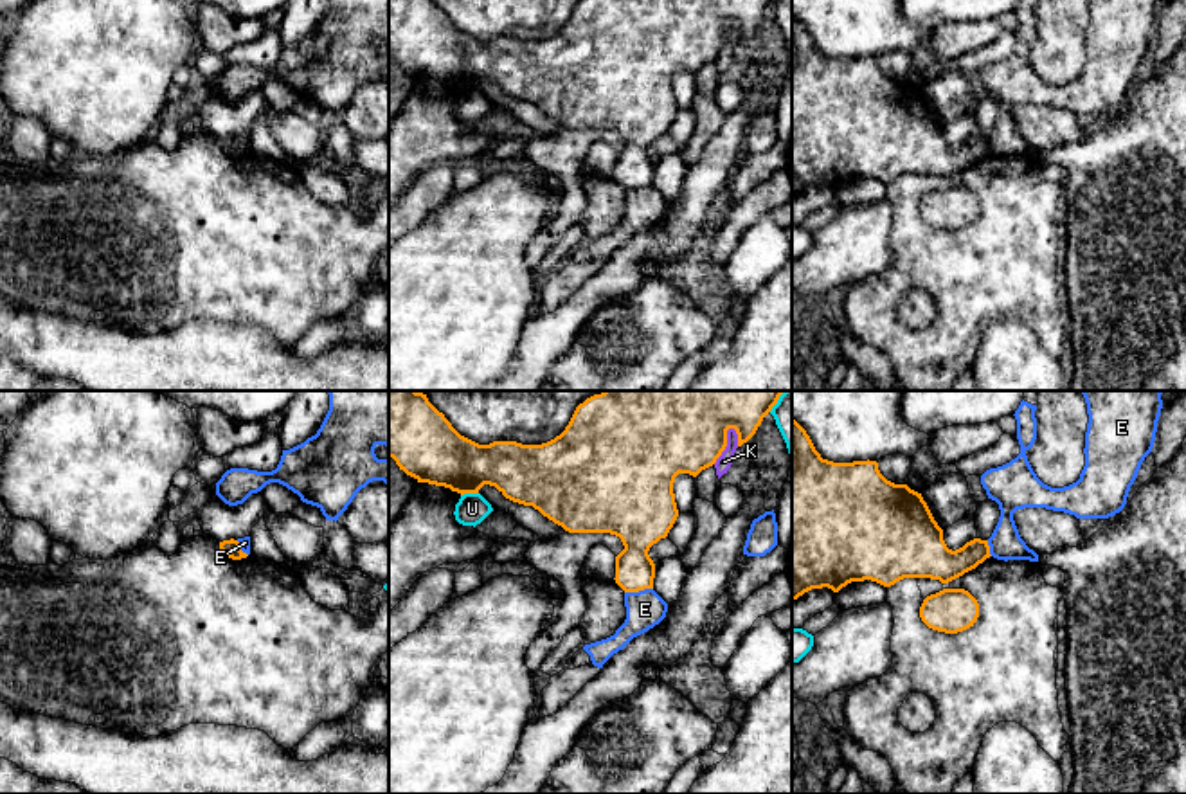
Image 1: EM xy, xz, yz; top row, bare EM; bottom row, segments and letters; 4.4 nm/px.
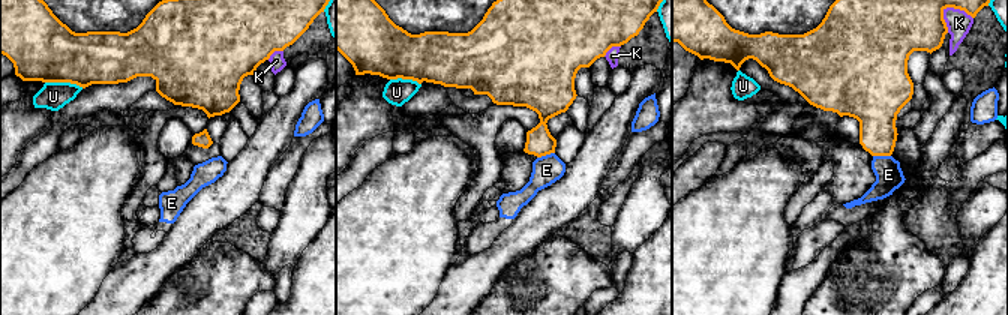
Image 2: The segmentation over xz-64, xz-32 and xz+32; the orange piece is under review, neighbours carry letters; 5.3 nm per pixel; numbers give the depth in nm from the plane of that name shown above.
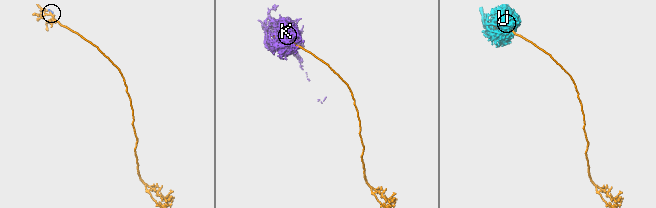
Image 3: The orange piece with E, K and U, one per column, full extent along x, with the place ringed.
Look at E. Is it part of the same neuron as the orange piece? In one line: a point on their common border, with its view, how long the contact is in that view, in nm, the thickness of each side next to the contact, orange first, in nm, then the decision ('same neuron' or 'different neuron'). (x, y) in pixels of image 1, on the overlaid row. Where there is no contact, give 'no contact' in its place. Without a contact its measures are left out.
xz (637, 591) | 130 nm | 180/170 nm | different neuron

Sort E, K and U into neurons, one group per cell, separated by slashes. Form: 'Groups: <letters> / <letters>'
Groups: E / K / U

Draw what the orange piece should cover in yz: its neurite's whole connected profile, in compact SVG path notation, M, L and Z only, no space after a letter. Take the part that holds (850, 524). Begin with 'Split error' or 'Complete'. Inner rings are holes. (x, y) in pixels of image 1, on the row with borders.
Complete. M792 418L792 600L812 589L839 592L851 582L891 587L903 578L948 583L990 558L988 540L974 538L952 551L921 493L887 481L876 461L822 459Z

